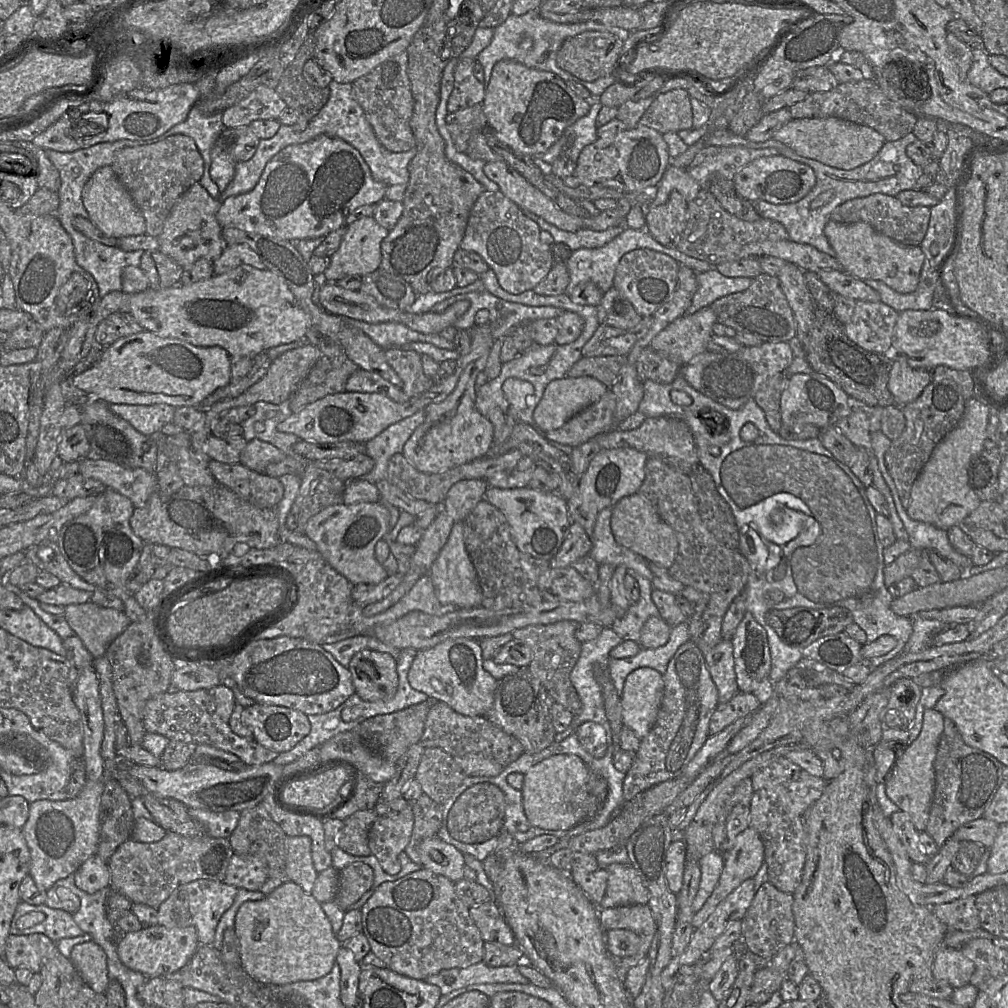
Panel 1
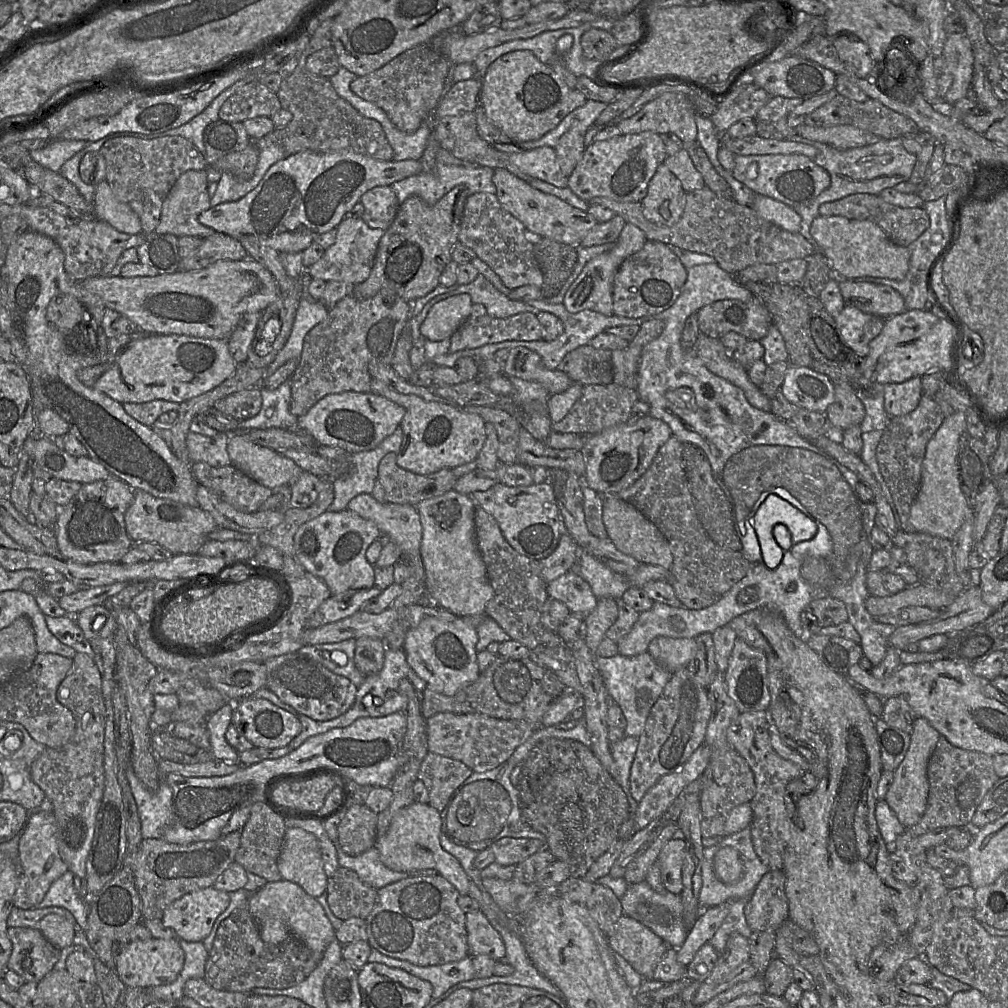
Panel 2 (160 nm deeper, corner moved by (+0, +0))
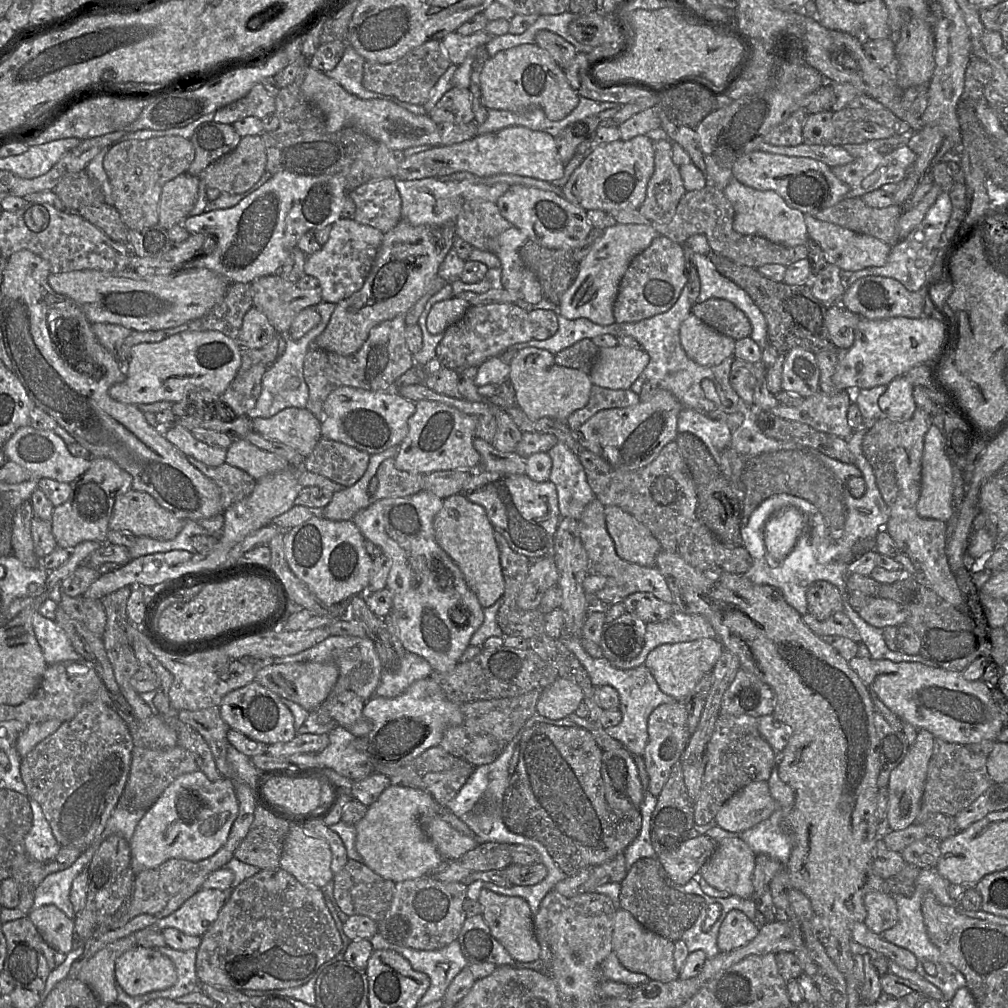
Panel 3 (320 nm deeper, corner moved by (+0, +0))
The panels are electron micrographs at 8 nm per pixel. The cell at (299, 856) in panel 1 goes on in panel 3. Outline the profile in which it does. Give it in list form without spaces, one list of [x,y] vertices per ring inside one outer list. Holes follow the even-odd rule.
[[[290,825],[280,858],[281,869],[307,887],[322,889],[334,877],[331,861],[326,840],[307,832],[305,827]]]

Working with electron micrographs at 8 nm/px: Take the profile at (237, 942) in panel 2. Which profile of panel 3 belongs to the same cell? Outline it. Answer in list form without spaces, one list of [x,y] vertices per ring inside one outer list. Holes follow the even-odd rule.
[[[280,867],[262,869],[231,889],[218,918],[201,937],[196,955],[196,975],[200,983],[237,990],[296,988],[317,976],[320,968],[340,953],[342,945],[322,889],[301,884]]]

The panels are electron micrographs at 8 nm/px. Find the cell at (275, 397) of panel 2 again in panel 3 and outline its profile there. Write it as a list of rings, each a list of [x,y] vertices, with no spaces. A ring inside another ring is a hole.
[[[321,301],[314,307],[321,315],[320,323],[298,340],[293,340],[289,336],[289,333],[287,333],[283,337],[286,342],[286,349],[284,353],[280,355],[273,364],[267,367],[267,370],[263,374],[261,394],[257,400],[255,407],[246,413],[246,416],[248,416],[250,419],[254,419],[257,417],[270,418],[279,413],[281,410],[289,407],[306,407],[309,391],[303,374],[304,358],[308,349],[314,343],[315,338],[324,332],[324,329],[330,321],[336,304]],[[290,376],[296,377],[299,381],[299,386],[296,389],[285,388],[285,381]]]

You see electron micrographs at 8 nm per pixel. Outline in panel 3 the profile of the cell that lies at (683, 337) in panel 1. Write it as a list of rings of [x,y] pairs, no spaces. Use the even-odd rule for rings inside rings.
[[[845,390],[834,395],[818,391],[804,398],[797,407],[778,405],[770,411],[780,418],[806,424],[819,432],[848,440],[854,432],[847,420],[850,404]]]

